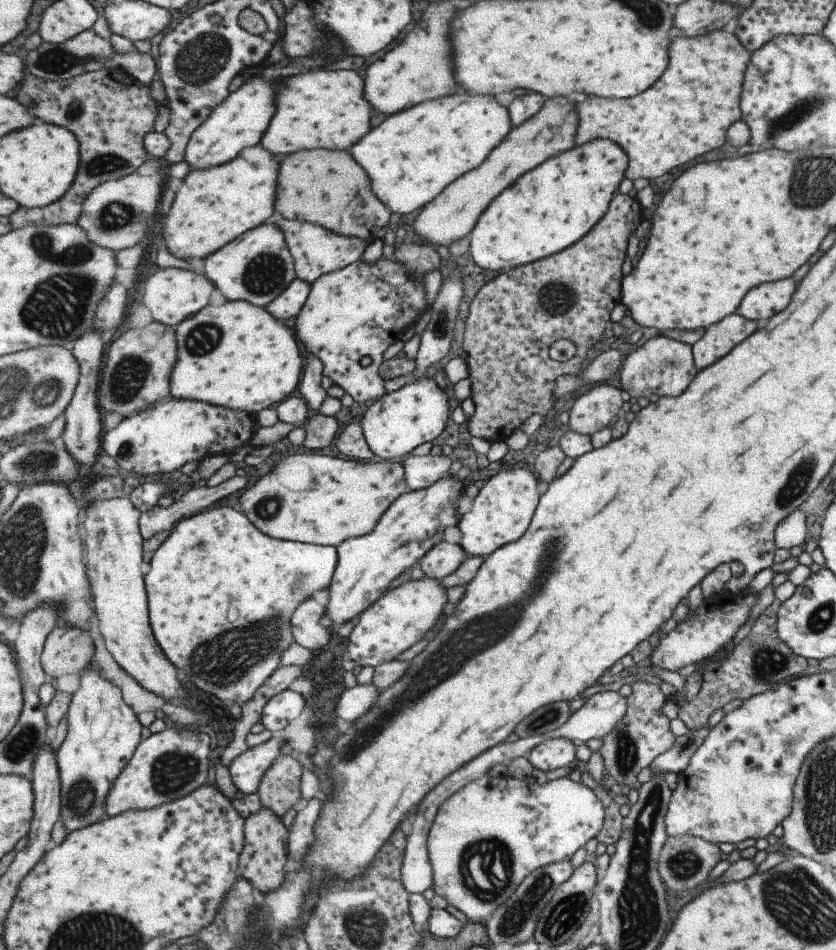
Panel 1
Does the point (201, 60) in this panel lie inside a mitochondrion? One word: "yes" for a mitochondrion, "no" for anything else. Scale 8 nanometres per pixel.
yes

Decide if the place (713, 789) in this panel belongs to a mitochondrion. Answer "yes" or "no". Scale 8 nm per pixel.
no

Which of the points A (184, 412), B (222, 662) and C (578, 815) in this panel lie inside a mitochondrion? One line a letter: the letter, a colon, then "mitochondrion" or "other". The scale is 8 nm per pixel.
A: other
B: mitochondrion
C: other

